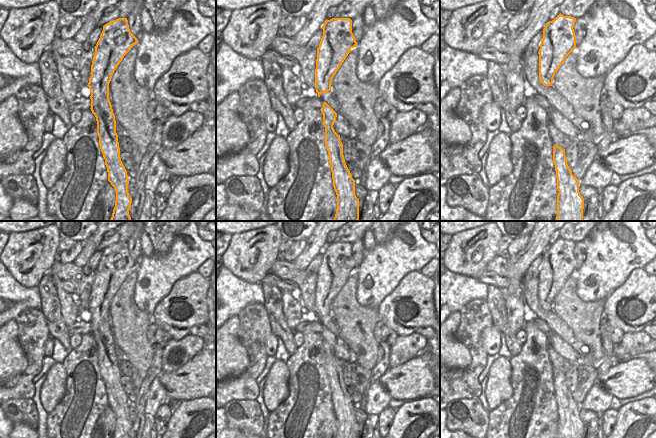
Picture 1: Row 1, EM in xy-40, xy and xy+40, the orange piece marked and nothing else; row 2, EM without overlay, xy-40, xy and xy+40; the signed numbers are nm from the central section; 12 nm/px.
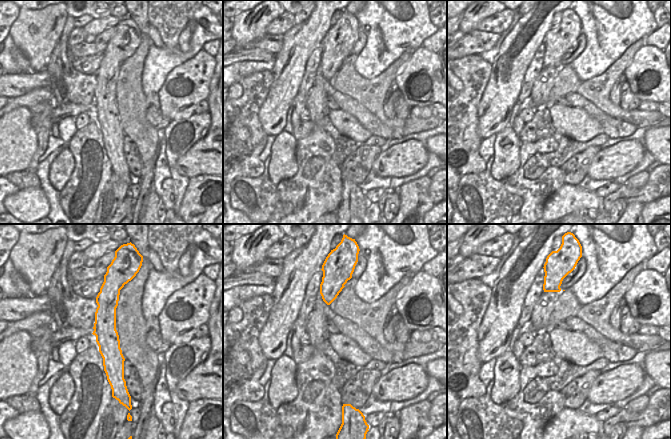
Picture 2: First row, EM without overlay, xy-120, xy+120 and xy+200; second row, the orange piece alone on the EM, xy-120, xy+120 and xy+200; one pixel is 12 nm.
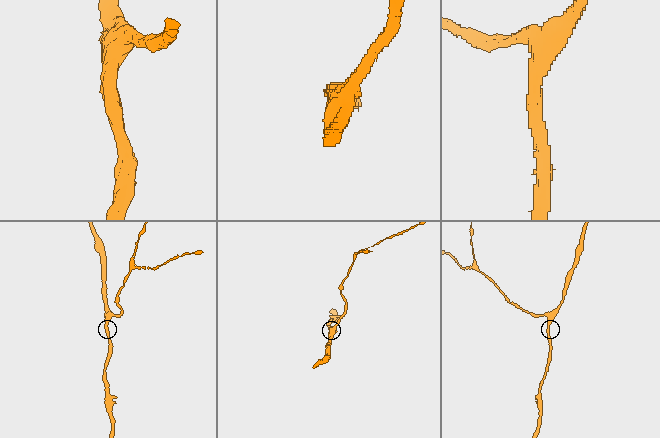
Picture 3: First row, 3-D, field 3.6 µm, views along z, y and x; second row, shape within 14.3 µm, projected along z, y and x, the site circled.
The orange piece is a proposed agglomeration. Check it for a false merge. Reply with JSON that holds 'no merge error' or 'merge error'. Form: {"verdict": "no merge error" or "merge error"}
{"verdict": "no merge error"}

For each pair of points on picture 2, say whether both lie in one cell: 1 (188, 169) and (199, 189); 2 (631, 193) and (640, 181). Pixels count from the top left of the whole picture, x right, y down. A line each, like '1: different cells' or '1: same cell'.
1: different cells
2: different cells

